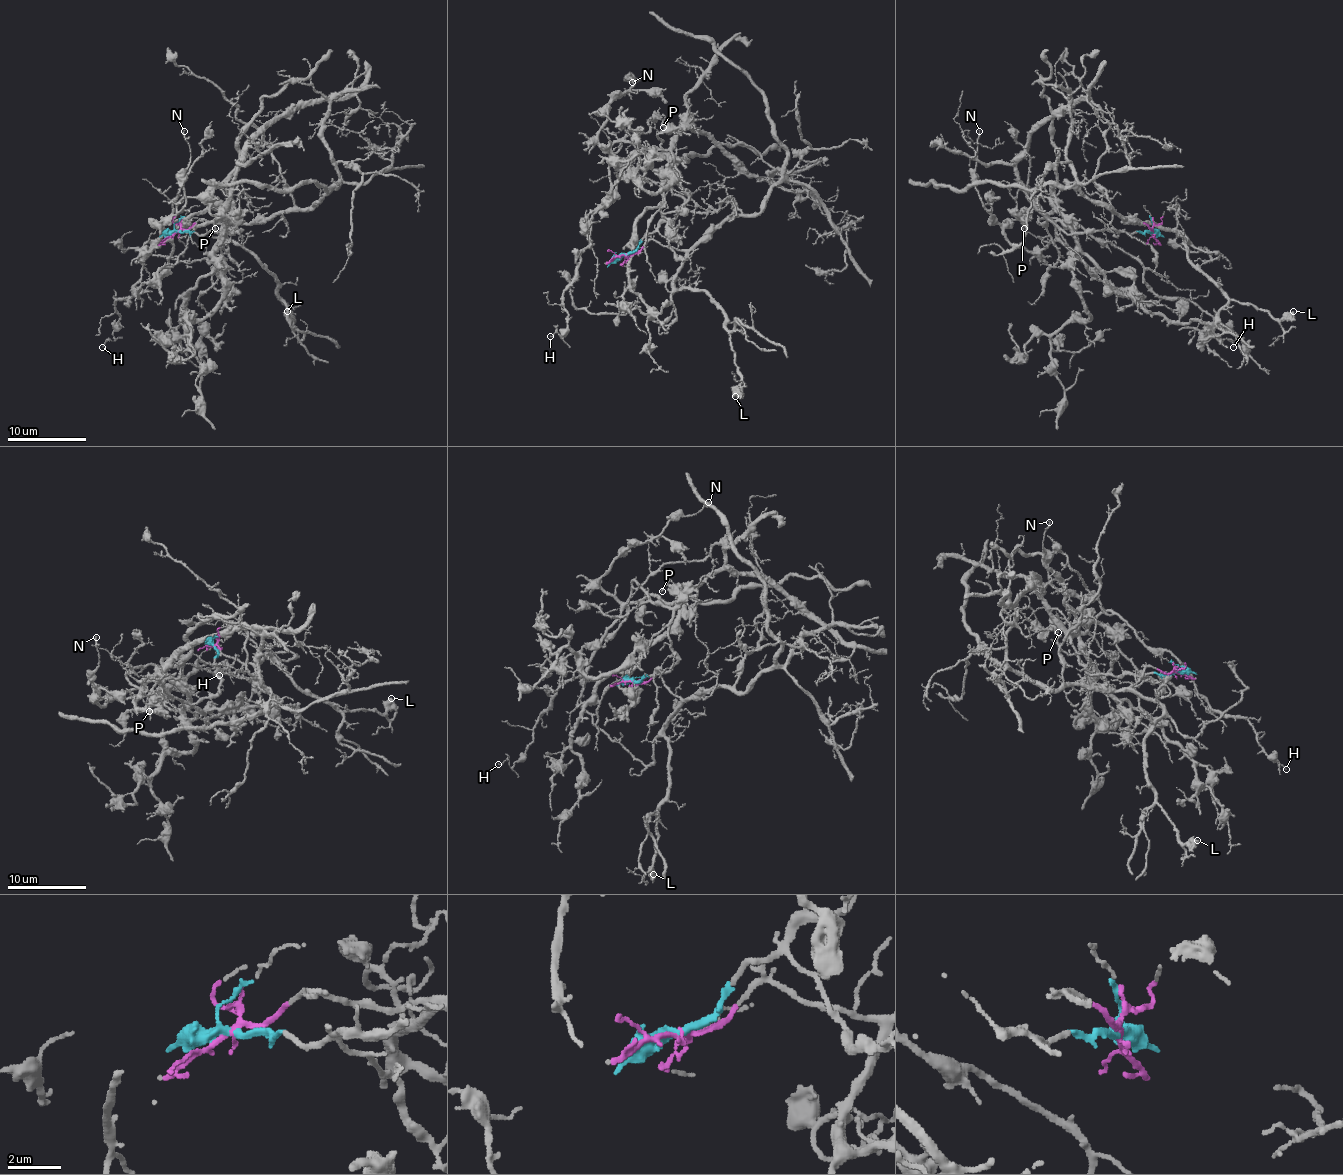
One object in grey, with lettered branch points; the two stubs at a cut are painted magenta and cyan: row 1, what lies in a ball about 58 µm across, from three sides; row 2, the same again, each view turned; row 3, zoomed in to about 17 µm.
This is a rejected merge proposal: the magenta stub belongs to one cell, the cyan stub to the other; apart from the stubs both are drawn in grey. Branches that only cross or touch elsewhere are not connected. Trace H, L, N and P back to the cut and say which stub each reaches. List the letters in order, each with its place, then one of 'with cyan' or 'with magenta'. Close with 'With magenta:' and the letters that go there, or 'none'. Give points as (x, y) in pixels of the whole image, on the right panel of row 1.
H: place (1233, 347); with cyan
L: place (1293, 311); with magenta
N: place (979, 131); with cyan
P: place (1024, 228); with cyan
With magenta: L

